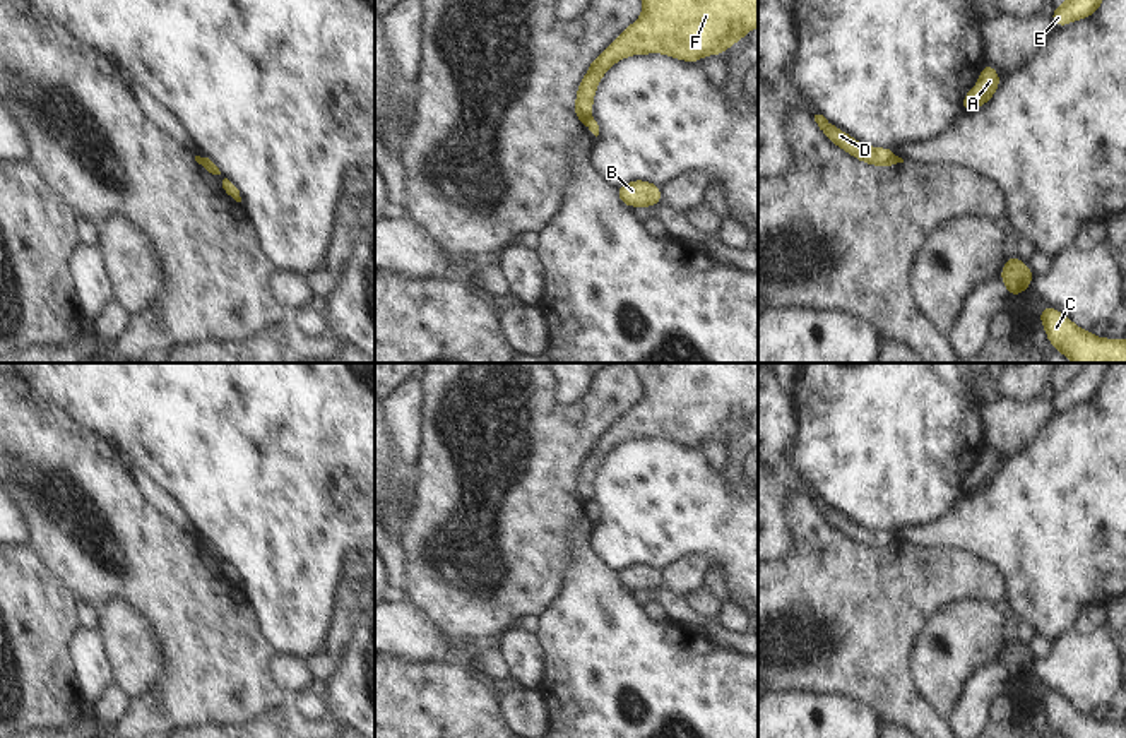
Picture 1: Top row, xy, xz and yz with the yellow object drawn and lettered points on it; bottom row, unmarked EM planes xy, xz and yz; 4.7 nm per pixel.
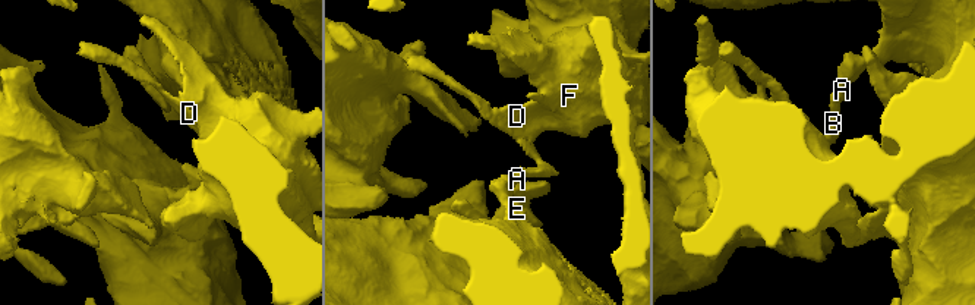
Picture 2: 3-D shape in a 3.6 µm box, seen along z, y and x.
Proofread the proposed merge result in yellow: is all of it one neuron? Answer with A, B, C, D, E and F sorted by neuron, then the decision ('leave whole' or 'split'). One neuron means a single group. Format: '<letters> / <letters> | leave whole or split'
A B E / C D F | split

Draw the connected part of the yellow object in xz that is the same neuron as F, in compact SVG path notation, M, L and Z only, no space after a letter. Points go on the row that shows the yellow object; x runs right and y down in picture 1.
M643 0L643 14L589 65L577 86L573 115L589 118L596 89L621 58L664 53L698 65L703 55L719 55L758 27L758 0Z

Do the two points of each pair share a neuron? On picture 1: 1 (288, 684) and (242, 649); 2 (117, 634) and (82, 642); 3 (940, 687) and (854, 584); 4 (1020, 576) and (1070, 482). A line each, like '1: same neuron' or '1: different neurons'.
1: different neurons
2: different neurons
3: different neurons
4: same neuron

